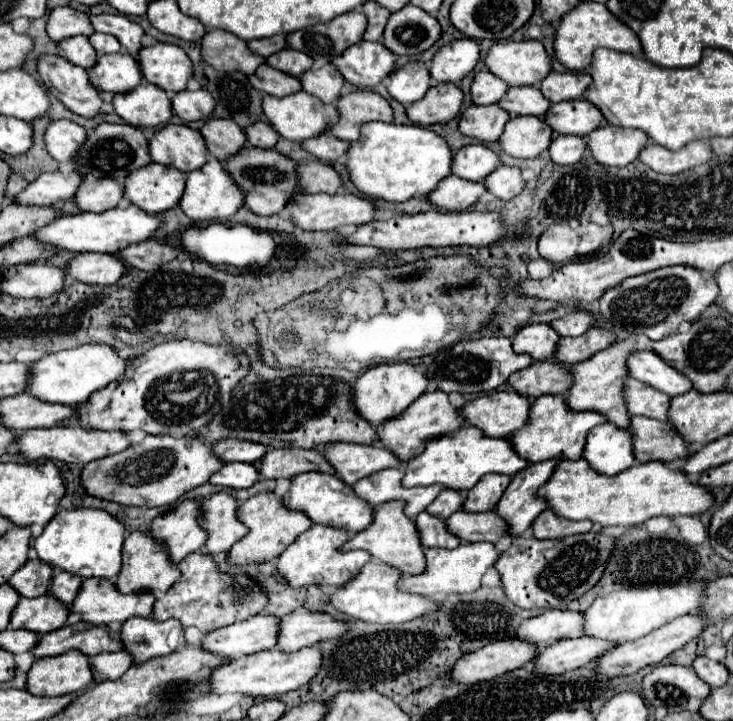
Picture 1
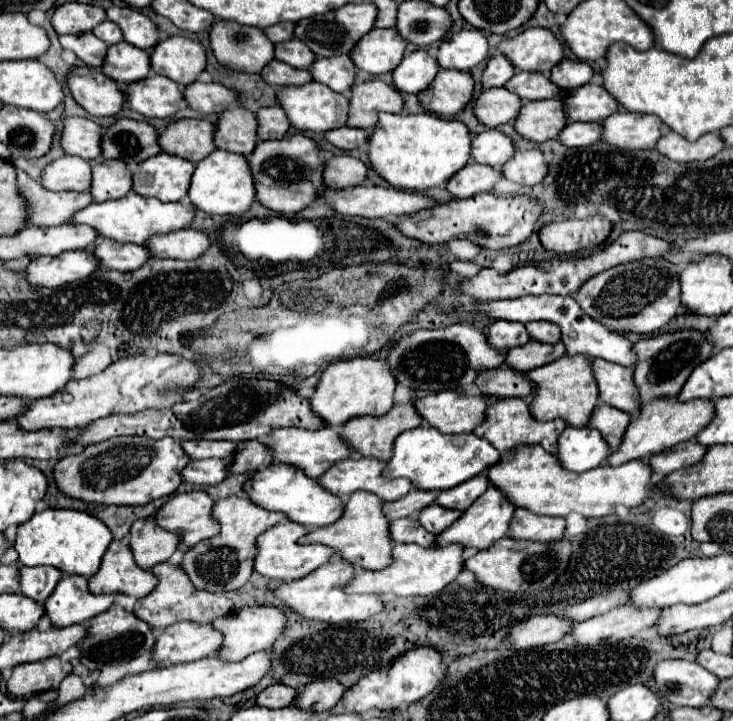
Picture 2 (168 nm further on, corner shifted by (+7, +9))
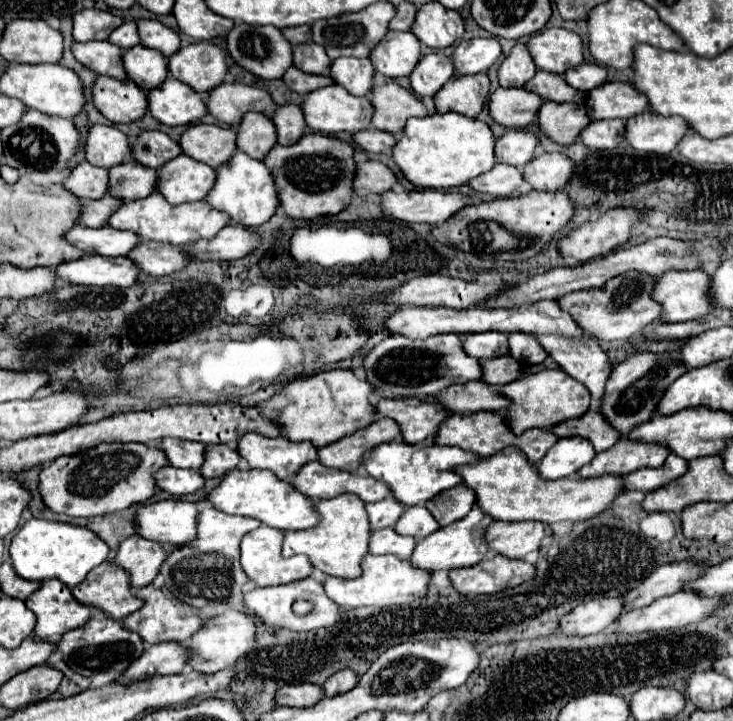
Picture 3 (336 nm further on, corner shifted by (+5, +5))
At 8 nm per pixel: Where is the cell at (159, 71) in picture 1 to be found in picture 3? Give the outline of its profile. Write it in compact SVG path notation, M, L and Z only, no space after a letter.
M191 43L169 57L169 73L199 93L223 83L227 73L225 53L211 43Z

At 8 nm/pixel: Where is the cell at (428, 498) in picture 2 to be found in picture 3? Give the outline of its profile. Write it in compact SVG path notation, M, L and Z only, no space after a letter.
M387 497L387 499L381 499L377 503L367 503L365 511L369 515L371 531L377 531L377 529L393 527L397 523L397 519L401 517L403 507L393 497Z

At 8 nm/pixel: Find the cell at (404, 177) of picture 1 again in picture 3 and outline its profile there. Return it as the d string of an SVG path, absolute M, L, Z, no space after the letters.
M435 113L421 119L411 117L403 137L399 137L393 147L393 159L415 187L451 189L493 169L495 141L497 137L487 123L459 113Z

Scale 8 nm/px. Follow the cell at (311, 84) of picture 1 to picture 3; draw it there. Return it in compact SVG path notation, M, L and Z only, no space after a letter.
M335 59L329 75L353 95L369 95L373 89L373 63L371 59Z

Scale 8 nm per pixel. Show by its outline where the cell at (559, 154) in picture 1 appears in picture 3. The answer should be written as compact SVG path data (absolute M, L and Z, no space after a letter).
M591 121L579 135L579 139L591 149L613 149L625 143L625 121Z

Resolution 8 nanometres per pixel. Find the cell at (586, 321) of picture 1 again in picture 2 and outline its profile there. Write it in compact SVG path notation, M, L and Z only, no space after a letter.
M543 321L527 323L527 331L529 331L531 339L543 341L543 343L557 343L561 337L559 327L555 327L555 323L543 323Z

